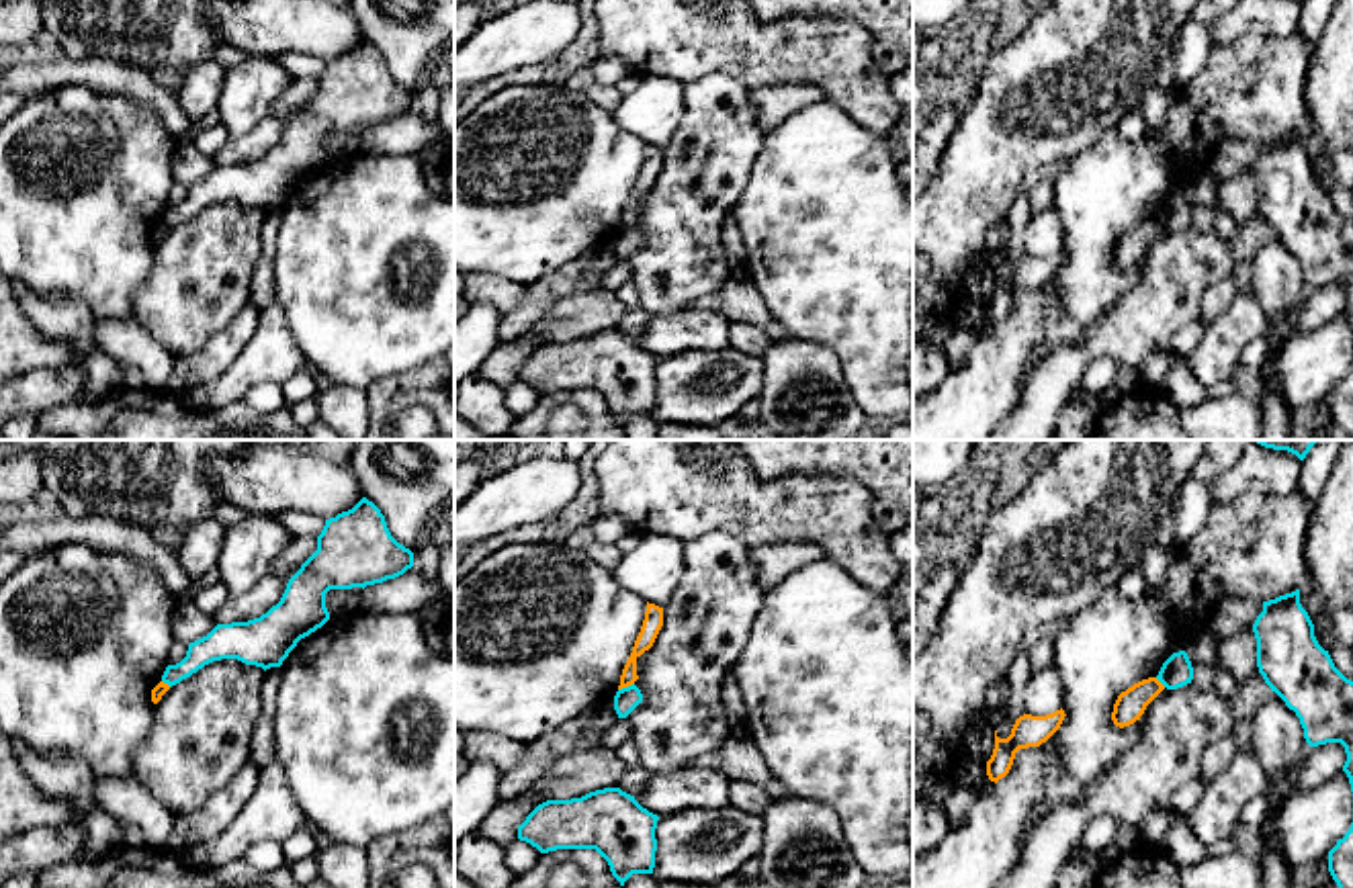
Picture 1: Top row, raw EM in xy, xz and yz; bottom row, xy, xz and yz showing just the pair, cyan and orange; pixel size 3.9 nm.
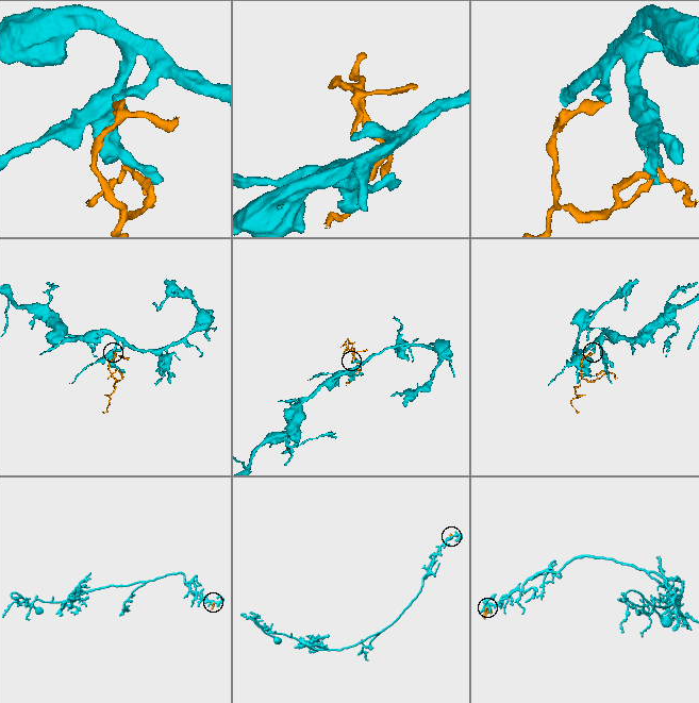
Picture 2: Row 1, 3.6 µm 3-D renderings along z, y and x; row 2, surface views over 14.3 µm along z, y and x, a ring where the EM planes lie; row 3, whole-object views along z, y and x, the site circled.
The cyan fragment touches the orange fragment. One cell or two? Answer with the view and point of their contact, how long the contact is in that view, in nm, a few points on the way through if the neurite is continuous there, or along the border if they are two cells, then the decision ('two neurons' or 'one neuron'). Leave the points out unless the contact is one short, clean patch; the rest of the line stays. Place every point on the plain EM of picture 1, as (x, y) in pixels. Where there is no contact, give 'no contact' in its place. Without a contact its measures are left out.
xz (625, 230) | 70 nm | two neurons

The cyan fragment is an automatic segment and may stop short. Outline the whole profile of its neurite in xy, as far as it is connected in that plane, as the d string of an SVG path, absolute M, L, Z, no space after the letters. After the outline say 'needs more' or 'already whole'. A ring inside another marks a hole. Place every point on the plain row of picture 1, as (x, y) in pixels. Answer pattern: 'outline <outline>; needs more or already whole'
outline M362 39L352 51L325 61L317 92L289 121L276 147L248 164L217 166L188 186L180 205L166 209L162 223L172 229L221 201L237 201L264 213L280 209L301 180L330 162L330 131L364 131L411 108L413 94L391 78L381 51Z; already whole

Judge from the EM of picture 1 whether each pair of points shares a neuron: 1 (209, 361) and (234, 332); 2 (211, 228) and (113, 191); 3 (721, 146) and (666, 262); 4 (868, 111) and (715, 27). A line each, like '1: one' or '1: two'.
1: one
2: two
3: one
4: one

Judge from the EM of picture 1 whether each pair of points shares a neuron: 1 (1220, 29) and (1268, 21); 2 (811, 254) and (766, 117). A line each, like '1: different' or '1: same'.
1: same
2: different

